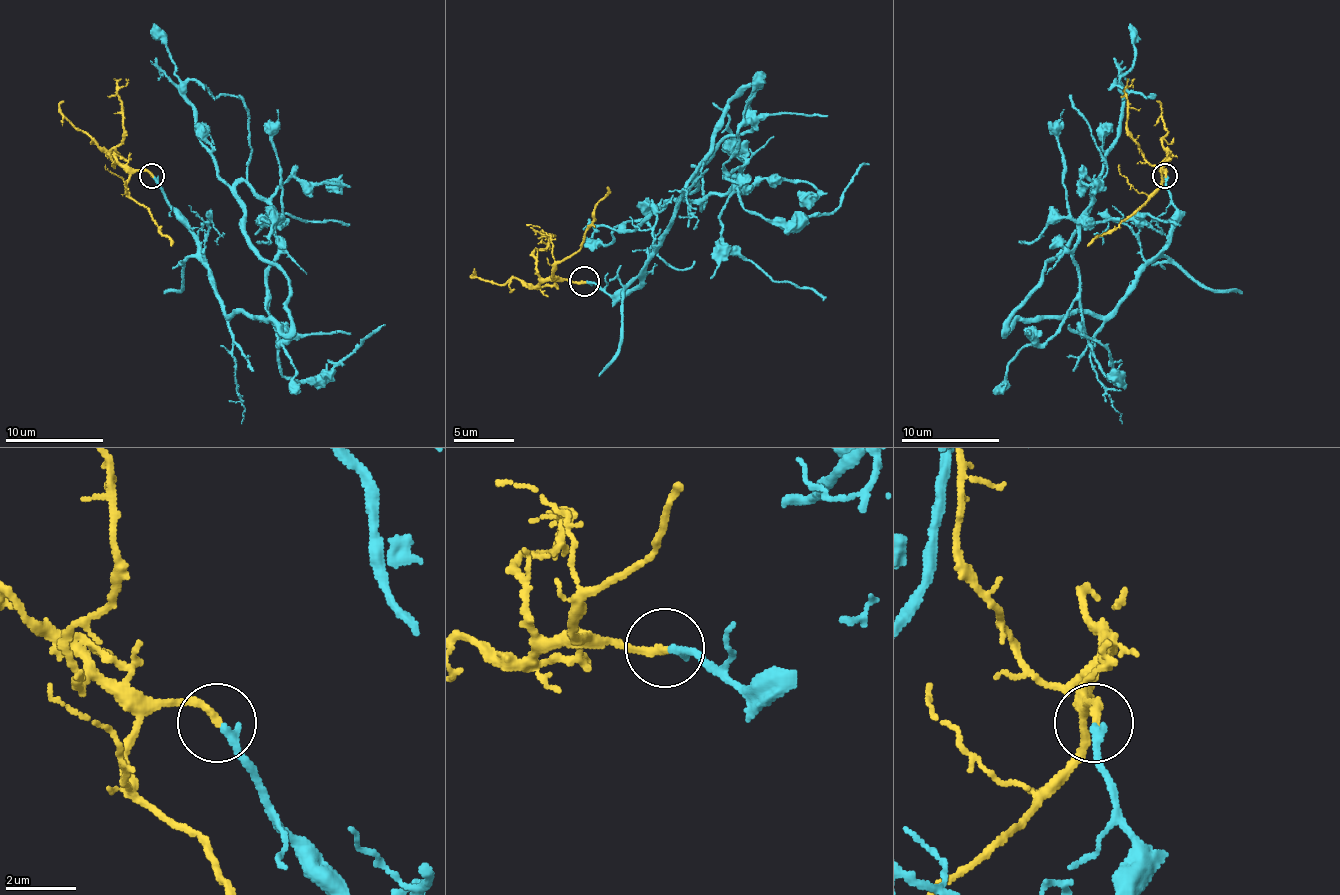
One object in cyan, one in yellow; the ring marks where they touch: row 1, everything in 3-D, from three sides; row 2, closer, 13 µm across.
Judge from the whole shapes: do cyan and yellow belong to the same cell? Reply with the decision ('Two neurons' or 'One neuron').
One neuron

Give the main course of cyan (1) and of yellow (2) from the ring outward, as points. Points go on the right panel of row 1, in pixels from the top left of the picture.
1: (1165, 176), (1175, 228), (1114, 309), (1006, 319), (1097, 181), (1079, 311), (1116, 377), (1070, 324)
2: (1165, 176), (1165, 166), (1151, 164), (1143, 157), (1126, 125), (1124, 90), (1129, 78)

